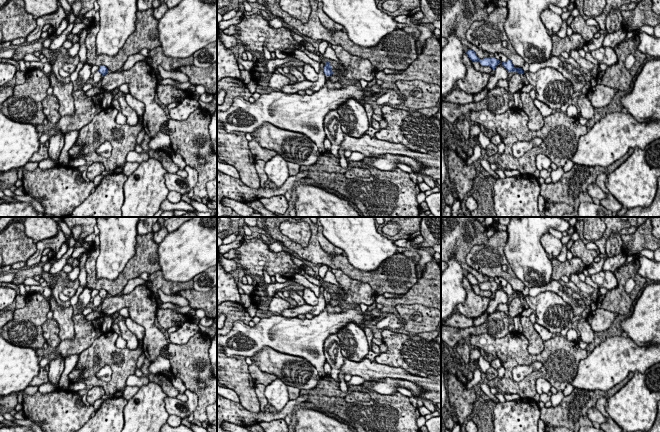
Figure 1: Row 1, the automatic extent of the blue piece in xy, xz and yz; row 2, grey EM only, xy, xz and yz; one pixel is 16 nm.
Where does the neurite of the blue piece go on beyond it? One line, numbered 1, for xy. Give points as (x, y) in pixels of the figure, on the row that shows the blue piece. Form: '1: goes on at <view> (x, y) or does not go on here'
1: does not go on here

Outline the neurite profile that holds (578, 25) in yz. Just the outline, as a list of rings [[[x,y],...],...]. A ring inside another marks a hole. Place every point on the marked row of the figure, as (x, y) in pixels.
[[[581,15],[575,17],[570,24],[573,33],[578,33],[582,38],[589,43],[594,35],[598,32],[598,27],[588,26],[586,20]]]

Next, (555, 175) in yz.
[[[558,167],[556,170],[552,170],[552,172],[550,173],[552,183],[557,183],[561,179],[563,174],[564,174],[563,167]]]

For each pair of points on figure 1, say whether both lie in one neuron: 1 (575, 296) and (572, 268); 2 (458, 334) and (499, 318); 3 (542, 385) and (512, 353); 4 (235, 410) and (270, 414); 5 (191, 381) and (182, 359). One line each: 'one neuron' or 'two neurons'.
1: two neurons
2: one neuron
3: two neurons
4: one neuron
5: one neuron

